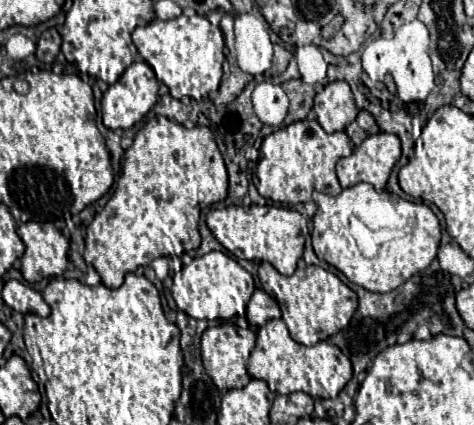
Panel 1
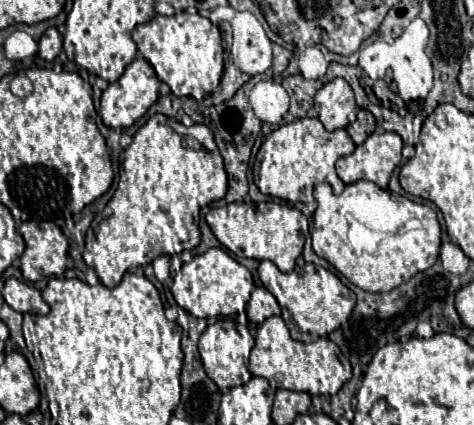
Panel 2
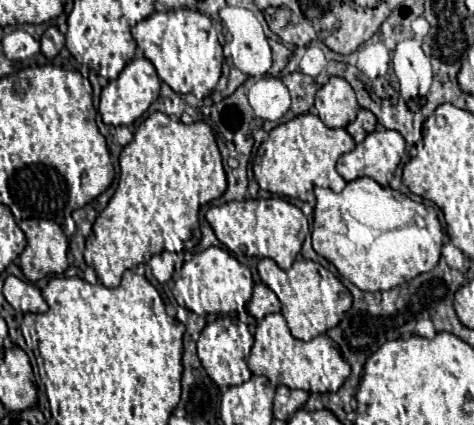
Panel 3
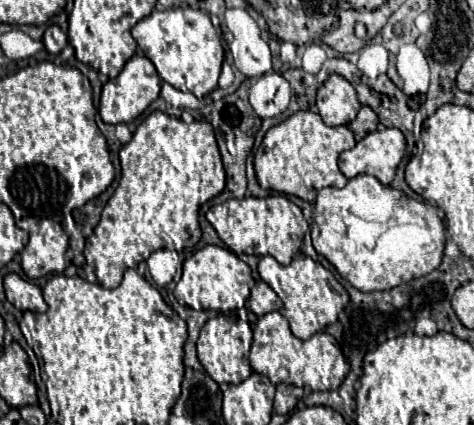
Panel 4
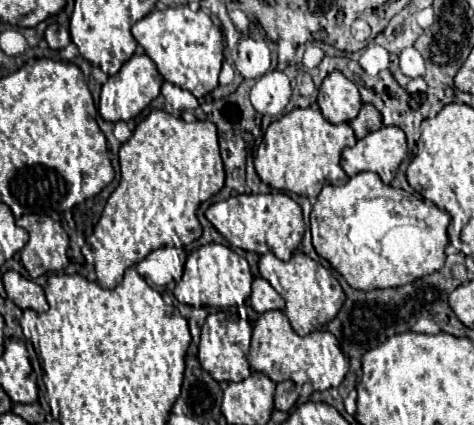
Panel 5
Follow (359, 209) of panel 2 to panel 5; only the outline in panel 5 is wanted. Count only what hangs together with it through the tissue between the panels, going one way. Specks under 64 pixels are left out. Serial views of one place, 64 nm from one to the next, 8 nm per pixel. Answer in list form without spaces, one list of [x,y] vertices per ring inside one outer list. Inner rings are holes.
[[[360,172],[352,176],[342,186],[326,184],[318,194],[318,202],[312,206],[310,228],[312,242],[318,256],[326,258],[330,266],[342,274],[342,278],[358,290],[374,290],[374,288],[394,288],[408,282],[414,282],[422,276],[434,274],[444,266],[446,246],[448,246],[448,228],[450,216],[448,212],[424,204],[404,190],[394,190],[386,186],[376,172]]]

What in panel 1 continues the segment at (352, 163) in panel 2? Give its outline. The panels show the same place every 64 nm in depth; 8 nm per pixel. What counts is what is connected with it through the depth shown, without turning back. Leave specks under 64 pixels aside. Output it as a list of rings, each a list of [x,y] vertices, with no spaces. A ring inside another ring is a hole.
[[[378,132],[368,136],[350,156],[336,164],[342,188],[368,182],[376,190],[386,190],[386,182],[394,164],[400,160],[400,138],[396,134]]]

